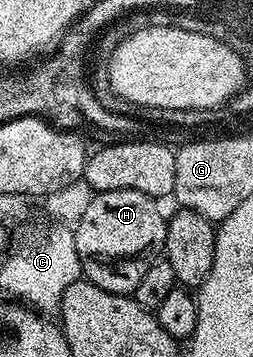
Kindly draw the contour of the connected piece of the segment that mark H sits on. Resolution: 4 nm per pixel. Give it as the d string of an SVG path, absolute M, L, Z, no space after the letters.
M102 190L90 200L80 222L74 226L80 268L87 281L93 282L106 292L135 295L142 276L146 276L146 268L150 268L157 262L158 255L164 248L168 223L166 214L163 214L156 206L159 206L157 199L137 190Z

